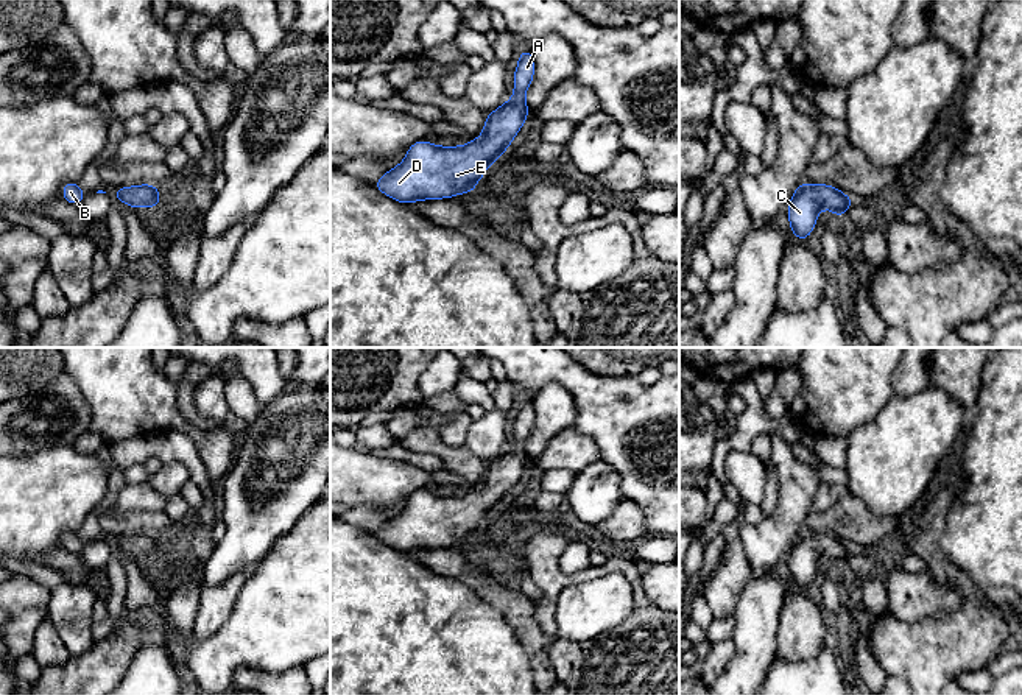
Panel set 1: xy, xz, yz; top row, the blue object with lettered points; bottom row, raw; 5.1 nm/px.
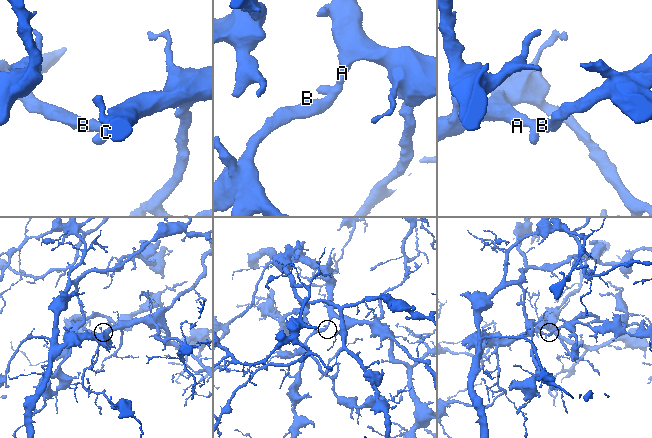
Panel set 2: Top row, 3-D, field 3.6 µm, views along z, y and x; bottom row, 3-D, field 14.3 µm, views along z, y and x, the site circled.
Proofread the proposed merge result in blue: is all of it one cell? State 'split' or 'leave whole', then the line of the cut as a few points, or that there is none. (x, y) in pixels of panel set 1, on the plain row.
leave whole; cut none

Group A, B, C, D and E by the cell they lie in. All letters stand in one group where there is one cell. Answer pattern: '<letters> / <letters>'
A B C D E

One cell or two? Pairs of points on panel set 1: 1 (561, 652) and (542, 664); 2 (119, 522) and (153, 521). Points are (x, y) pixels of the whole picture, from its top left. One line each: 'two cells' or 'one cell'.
1: two cells
2: one cell

